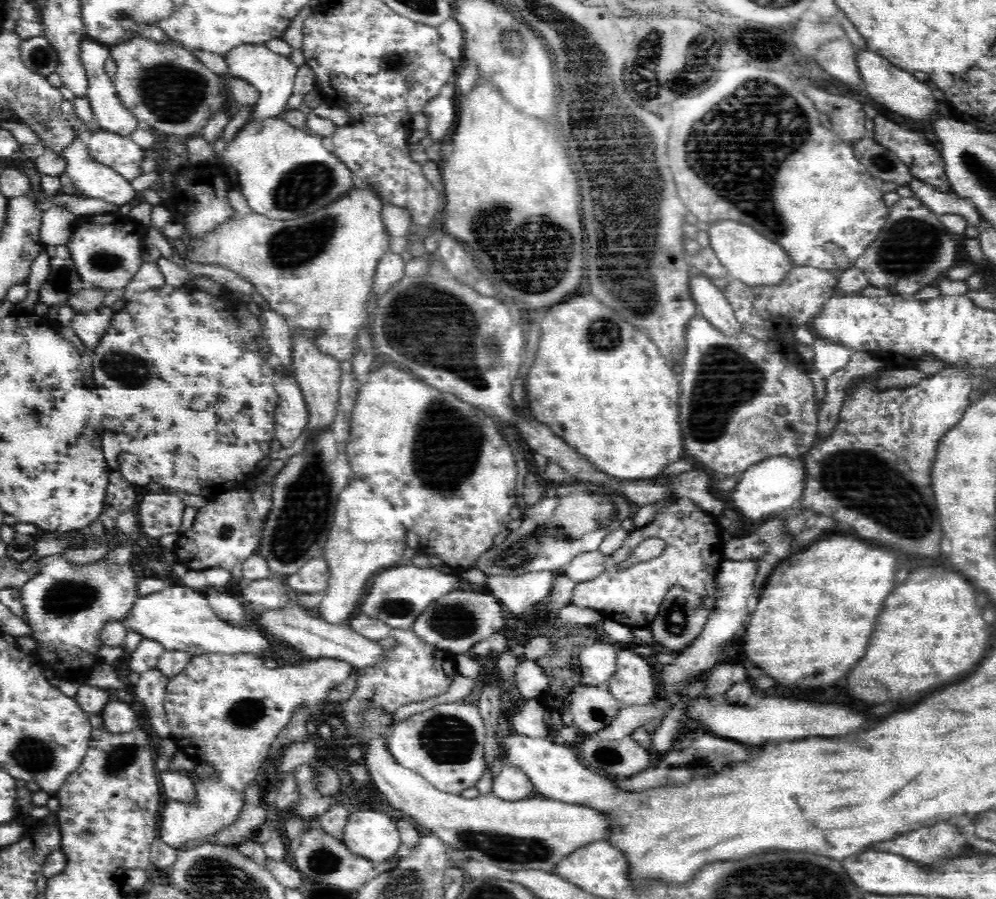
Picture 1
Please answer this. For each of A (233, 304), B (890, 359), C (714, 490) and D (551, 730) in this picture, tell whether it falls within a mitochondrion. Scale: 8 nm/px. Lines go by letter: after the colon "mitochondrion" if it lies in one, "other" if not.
A: other
B: other
C: other
D: other

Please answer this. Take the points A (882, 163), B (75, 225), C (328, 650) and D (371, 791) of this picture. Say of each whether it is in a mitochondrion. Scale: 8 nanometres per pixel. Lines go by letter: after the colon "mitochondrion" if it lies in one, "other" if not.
A: mitochondrion
B: other
C: other
D: other

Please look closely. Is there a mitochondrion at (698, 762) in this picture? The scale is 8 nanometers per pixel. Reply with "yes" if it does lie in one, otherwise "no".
yes

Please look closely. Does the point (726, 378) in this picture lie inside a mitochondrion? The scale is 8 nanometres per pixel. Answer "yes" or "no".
yes

